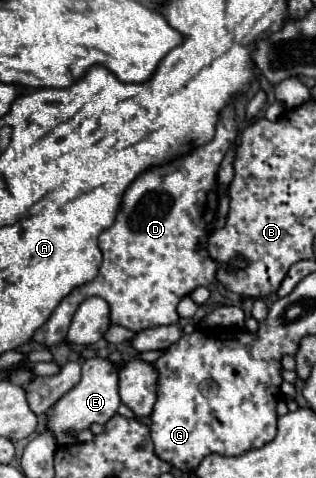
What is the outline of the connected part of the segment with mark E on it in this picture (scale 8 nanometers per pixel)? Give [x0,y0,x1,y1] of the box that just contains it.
[47,357,121,445]

